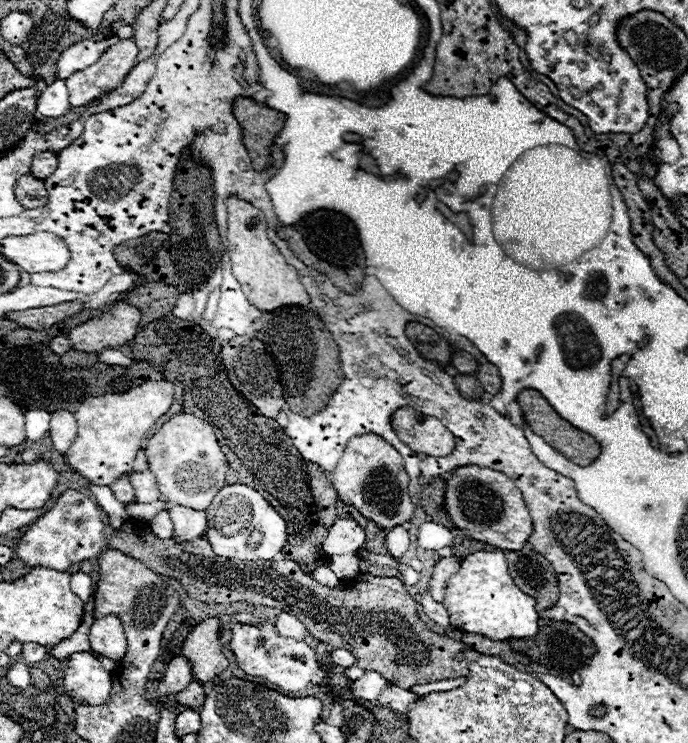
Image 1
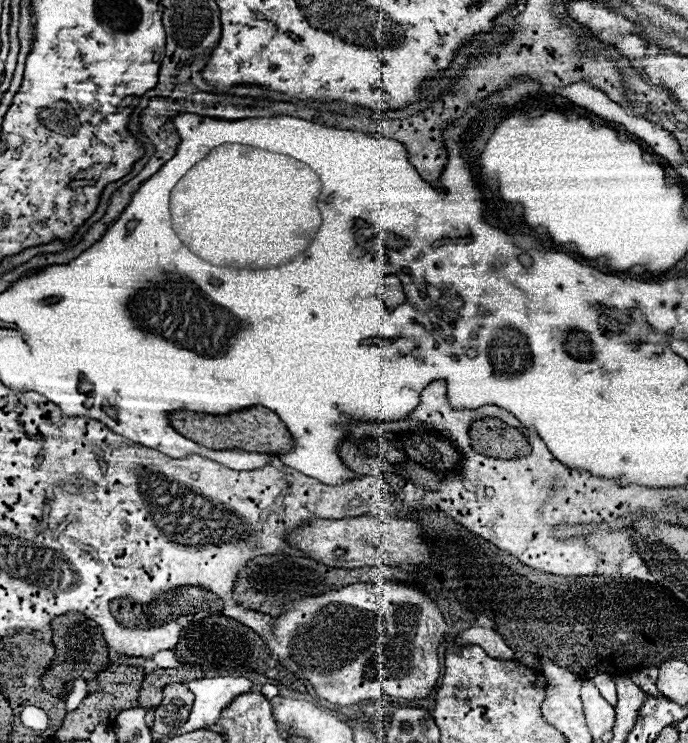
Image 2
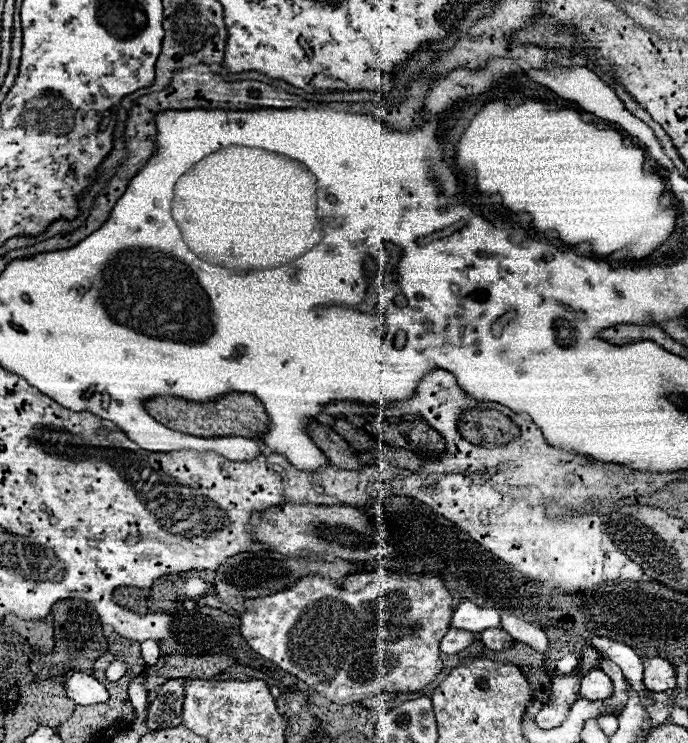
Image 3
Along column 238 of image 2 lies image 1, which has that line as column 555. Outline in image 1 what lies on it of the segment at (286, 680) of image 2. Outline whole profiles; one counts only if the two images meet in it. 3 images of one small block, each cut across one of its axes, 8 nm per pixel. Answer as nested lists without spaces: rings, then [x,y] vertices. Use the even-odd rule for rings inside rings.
[[[540,618],[540,634],[536,640],[512,640],[510,642],[512,650],[528,656],[530,660],[538,662],[540,666],[558,672],[558,674],[572,674],[574,670],[580,668],[582,662],[586,662],[588,658],[592,658],[596,654],[596,646],[594,642],[582,632],[578,630],[574,624],[568,622],[552,622],[548,618]]]

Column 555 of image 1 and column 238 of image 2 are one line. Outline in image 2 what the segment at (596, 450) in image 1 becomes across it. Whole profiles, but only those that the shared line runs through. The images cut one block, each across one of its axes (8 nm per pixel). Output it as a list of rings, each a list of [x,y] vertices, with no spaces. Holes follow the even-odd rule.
[[[252,406],[244,410],[236,410],[230,414],[204,414],[204,412],[188,412],[188,410],[178,410],[168,414],[172,428],[198,442],[200,446],[214,448],[214,450],[224,450],[224,448],[240,448],[240,450],[250,450],[250,452],[262,452],[262,454],[284,454],[286,450],[292,448],[292,438],[282,424],[282,420],[268,408],[264,406]]]

